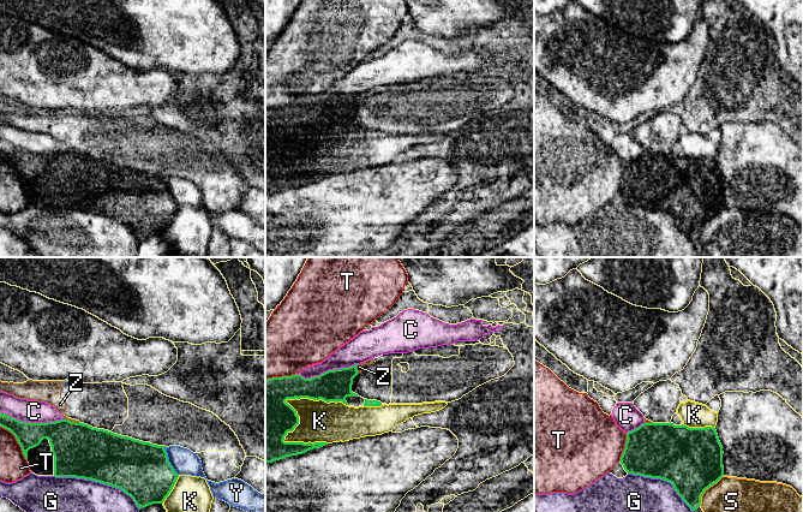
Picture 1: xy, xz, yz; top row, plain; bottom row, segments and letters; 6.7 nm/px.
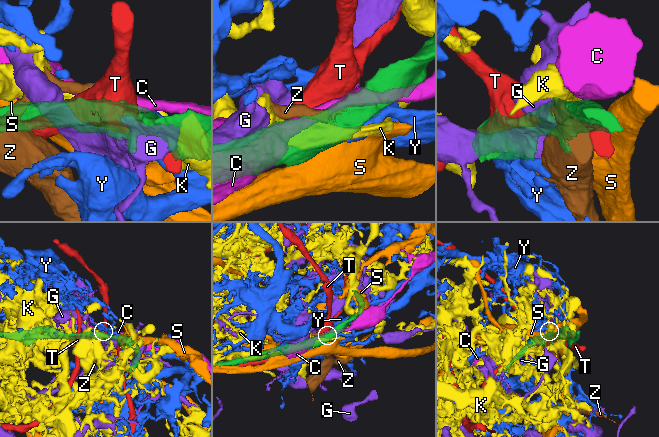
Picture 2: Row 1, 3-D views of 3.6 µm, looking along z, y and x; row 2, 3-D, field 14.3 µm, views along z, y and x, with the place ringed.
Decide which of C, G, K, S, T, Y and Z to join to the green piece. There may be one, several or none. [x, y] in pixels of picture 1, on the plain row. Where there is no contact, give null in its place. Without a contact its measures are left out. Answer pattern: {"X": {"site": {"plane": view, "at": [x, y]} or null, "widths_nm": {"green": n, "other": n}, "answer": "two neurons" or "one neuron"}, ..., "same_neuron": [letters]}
{"C": {"site": {"plane": "xy", "at": [33, 154]}, "widths_nm": {"green": 240, "other": 150}, "answer": "two neurons"}, "G": {"site": {"plane": "xy", "at": [99, 212]}, "widths_nm": {"green": 360, "other": 480}, "answer": "two neurons"}, "K": {"site": {"plane": "xz", "at": [295, 128]}, "widths_nm": {"green": 340, "other": 280}, "answer": "two neurons"}, "S": {"site": {"plane": "yz", "at": [706, 219]}, "widths_nm": {"green": 420, "other": 420}, "answer": "two neurons"}, "T": {"site": {"plane": "yz", "at": [625, 178]}, "widths_nm": {"green": 380, "other": 440}, "answer": "two neurons"}, "Y": {"site": {"plane": "xy", "at": [167, 191]}, "widths_nm": {"green": 380, "other": 170}, "answer": "two neurons"}, "Z": {"site": {"plane": "xy", "at": [72, 153]}, "widths_nm": {"green": 360, "other": 140}, "answer": "two neurons"}, "same_neuron": []}

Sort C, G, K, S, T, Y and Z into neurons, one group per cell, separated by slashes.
C / G / K / S / T / Y / Z

